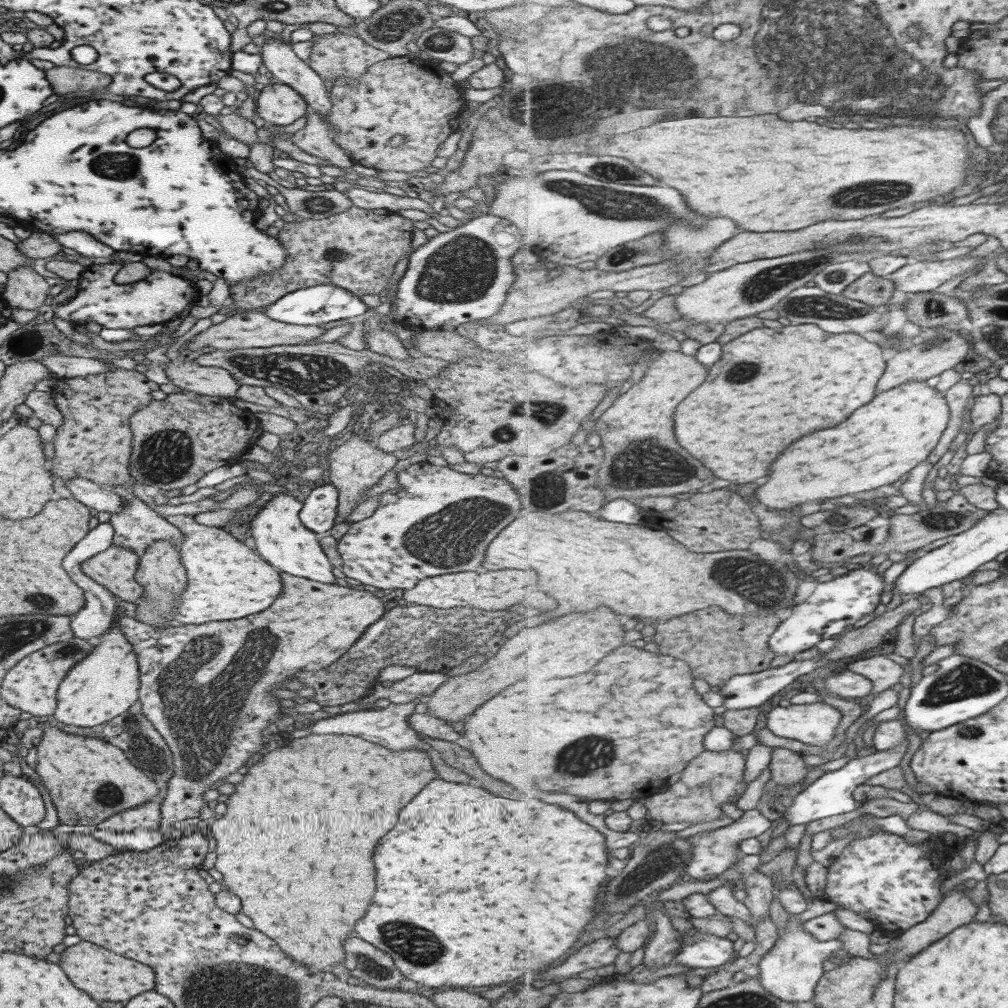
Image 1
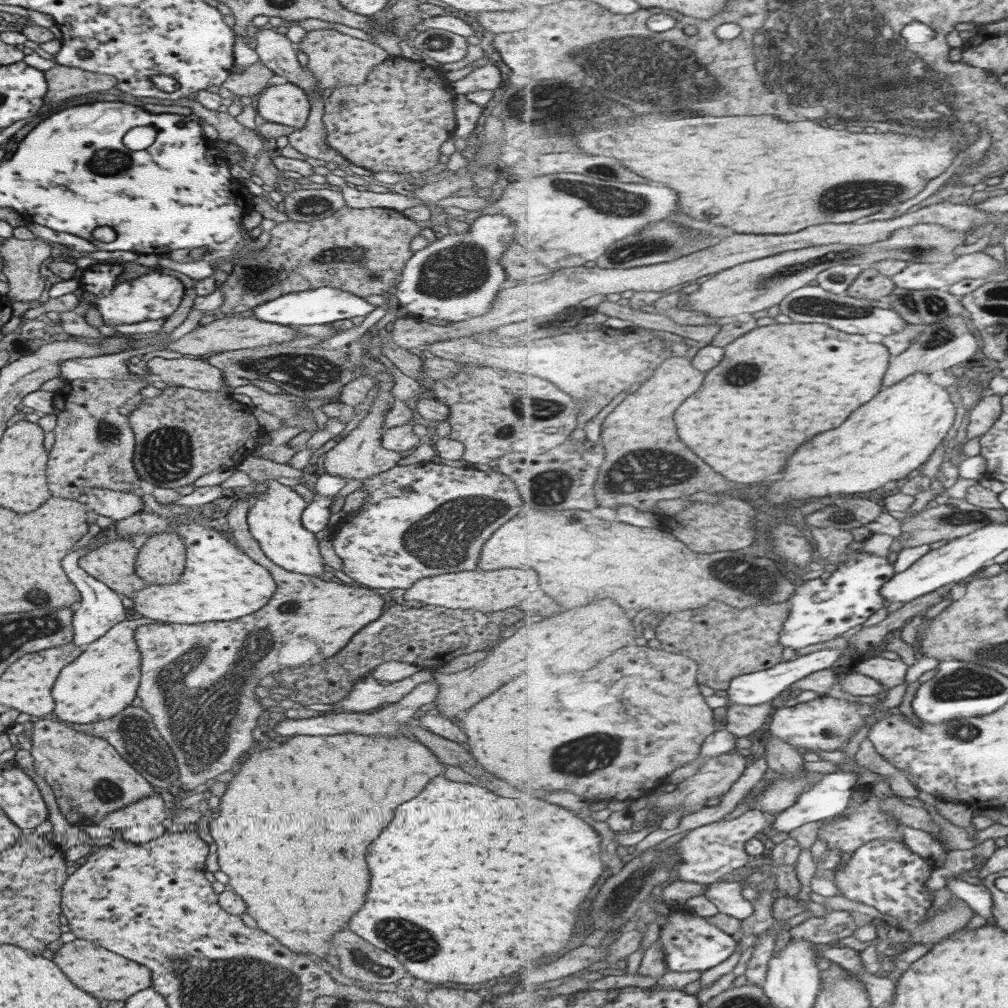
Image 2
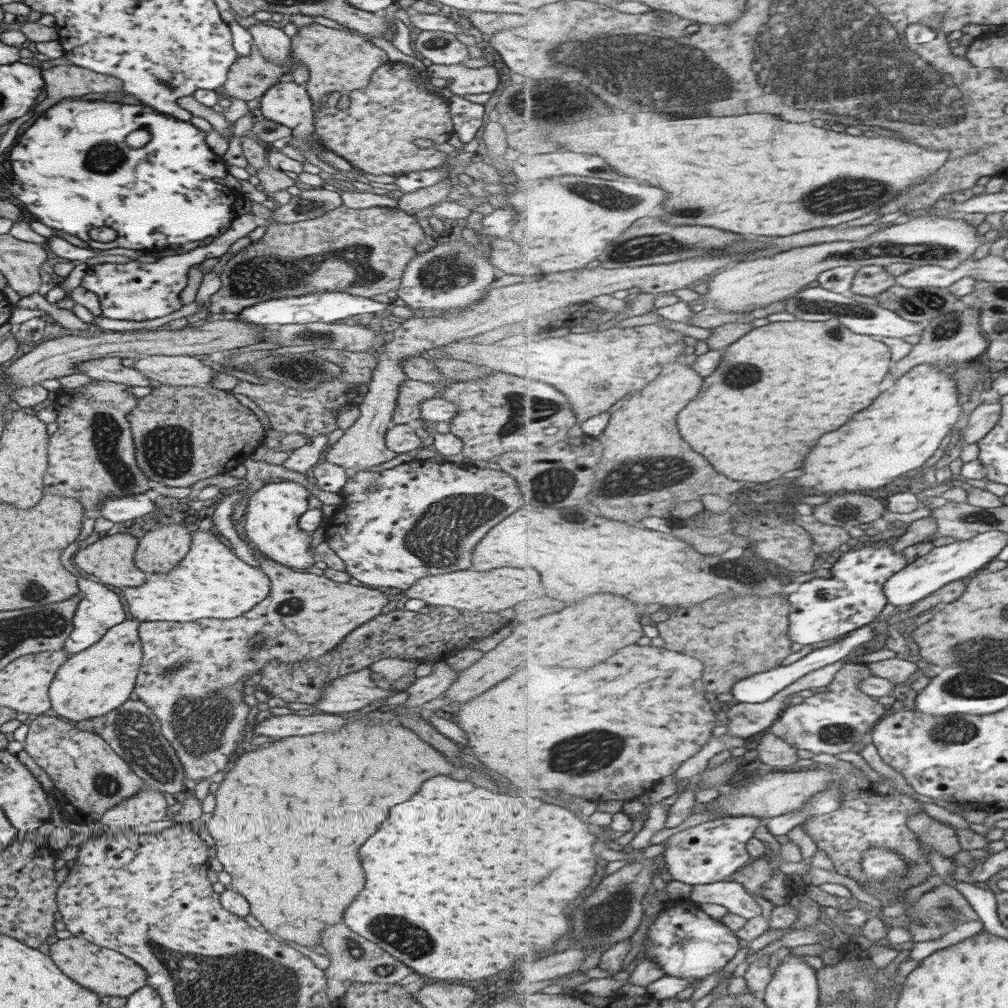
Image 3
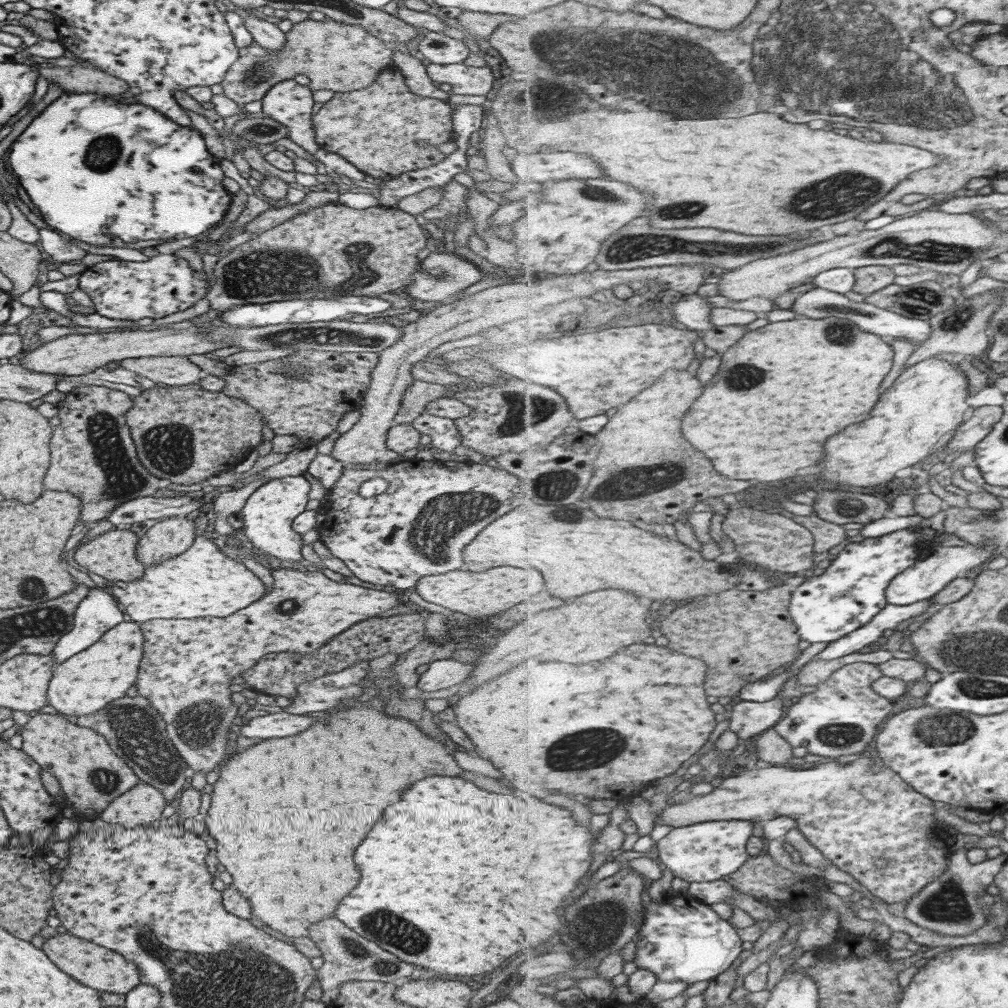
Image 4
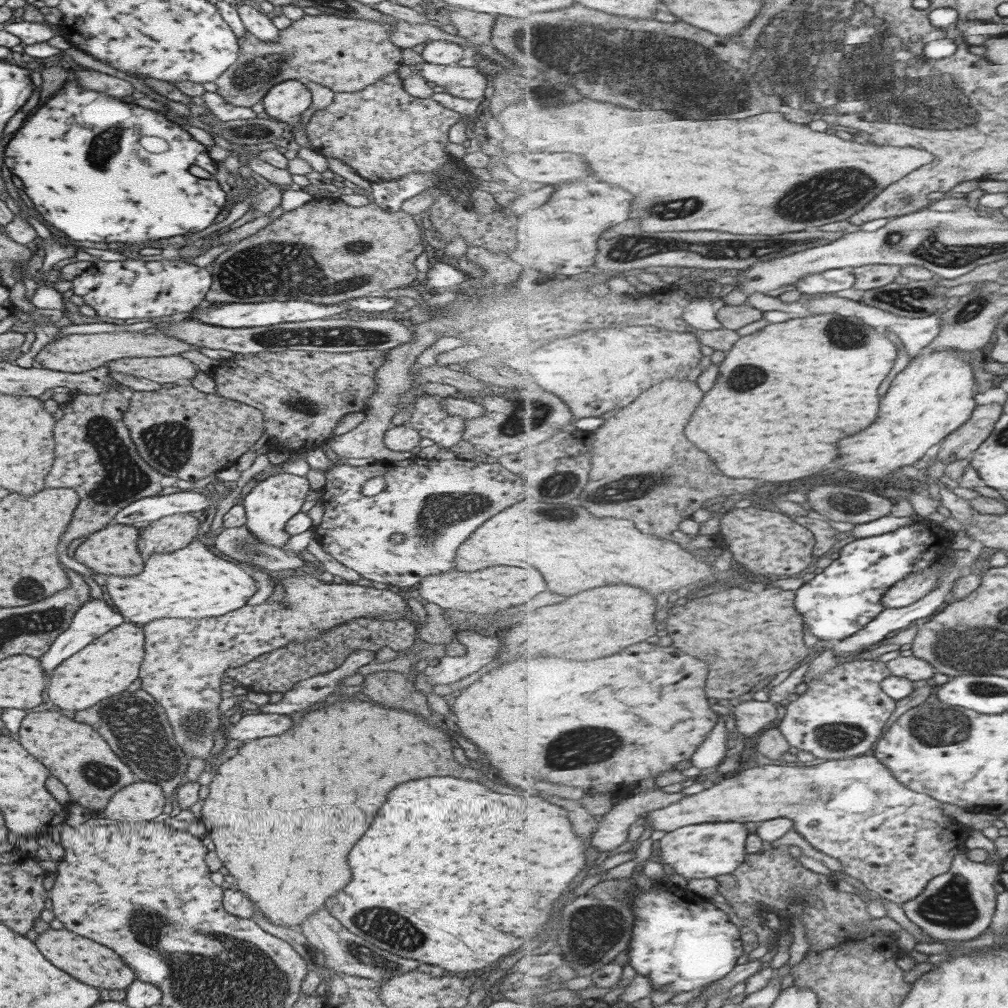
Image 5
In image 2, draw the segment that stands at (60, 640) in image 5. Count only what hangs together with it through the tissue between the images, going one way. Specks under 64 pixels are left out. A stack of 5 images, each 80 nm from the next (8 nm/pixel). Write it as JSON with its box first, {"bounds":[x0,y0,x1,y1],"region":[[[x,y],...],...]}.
{"bounds":[61,532,126,647],"region":[[[99,532],[92,539],[94,539],[94,541],[92,541],[92,543],[89,542],[88,546],[84,545],[82,548],[76,549],[61,560],[63,572],[67,574],[67,578],[74,584],[74,587],[80,594],[80,601],[75,604],[72,611],[72,621],[70,622],[72,626],[72,638],[70,642],[77,647],[83,647],[86,644],[94,642],[103,636],[113,625],[121,622],[121,620],[125,620],[125,610],[123,609],[126,605],[125,599],[93,579],[92,576],[89,576],[77,564],[80,556],[83,556],[86,552],[107,541],[105,535]]]}

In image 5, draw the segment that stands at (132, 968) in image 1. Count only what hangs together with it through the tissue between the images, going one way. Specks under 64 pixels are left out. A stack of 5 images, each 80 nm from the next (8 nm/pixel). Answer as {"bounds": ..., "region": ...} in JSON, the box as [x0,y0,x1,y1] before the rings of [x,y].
{"bounds":[34,929,135,990],"region":[[[47,929],[37,935],[34,940],[37,950],[47,958],[55,968],[71,974],[75,980],[87,983],[100,990],[102,988],[121,990],[135,979],[132,970],[106,946],[100,945],[90,938],[80,937],[67,929]]]}

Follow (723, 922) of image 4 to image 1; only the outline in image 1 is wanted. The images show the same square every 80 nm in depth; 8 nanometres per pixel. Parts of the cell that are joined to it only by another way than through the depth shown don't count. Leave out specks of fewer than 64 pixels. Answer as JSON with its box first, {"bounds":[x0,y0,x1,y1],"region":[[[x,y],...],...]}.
{"bounds":[673,932,735,968],"region":[[[693,932],[683,935],[682,949],[676,954],[673,962],[690,966],[691,968],[715,968],[726,965],[735,950],[733,941],[709,933]]]}

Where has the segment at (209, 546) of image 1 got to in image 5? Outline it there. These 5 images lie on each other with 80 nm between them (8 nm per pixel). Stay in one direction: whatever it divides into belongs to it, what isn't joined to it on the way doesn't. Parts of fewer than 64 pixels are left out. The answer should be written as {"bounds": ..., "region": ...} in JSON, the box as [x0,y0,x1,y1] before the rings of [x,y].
{"bounds":[100,538,257,624],"region":[[[196,538],[181,550],[175,550],[171,554],[152,554],[144,558],[144,567],[136,575],[101,576],[100,582],[105,584],[104,590],[111,599],[111,606],[123,618],[127,618],[129,622],[135,622],[135,624],[147,624],[157,618],[218,617],[229,613],[230,610],[241,608],[257,589],[257,583],[251,578],[251,574],[243,571],[238,565],[213,555]]]}

